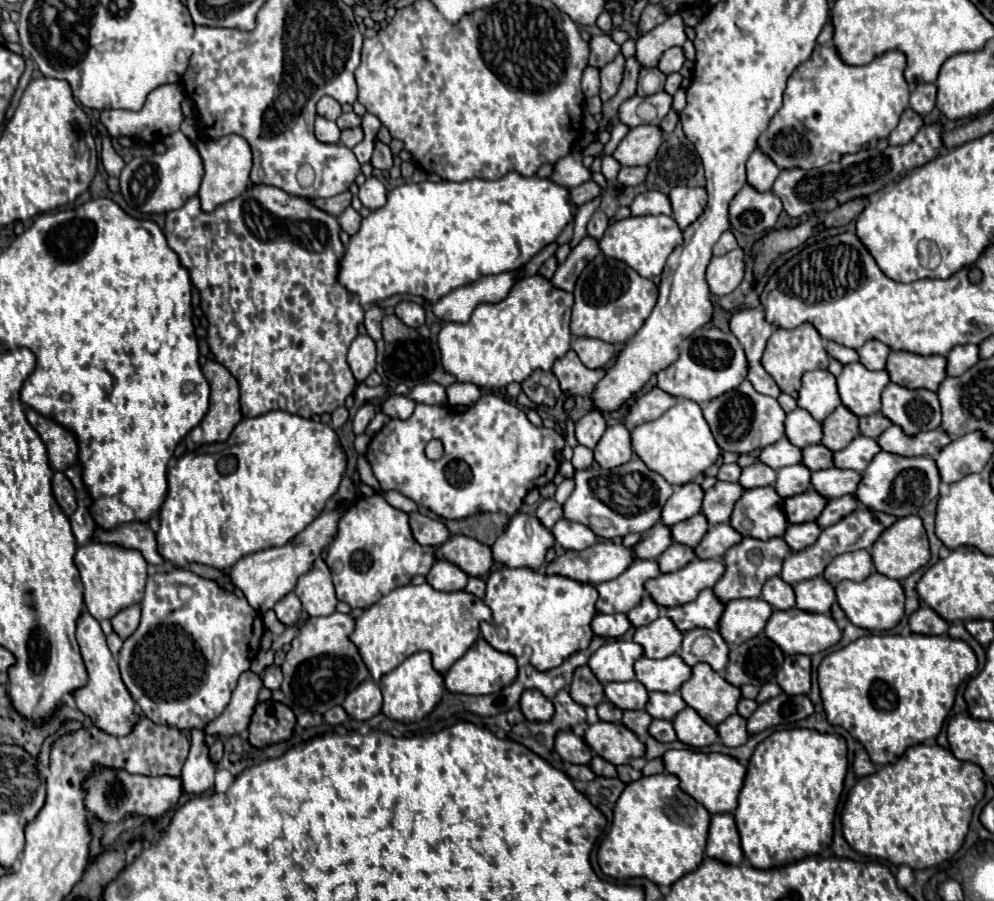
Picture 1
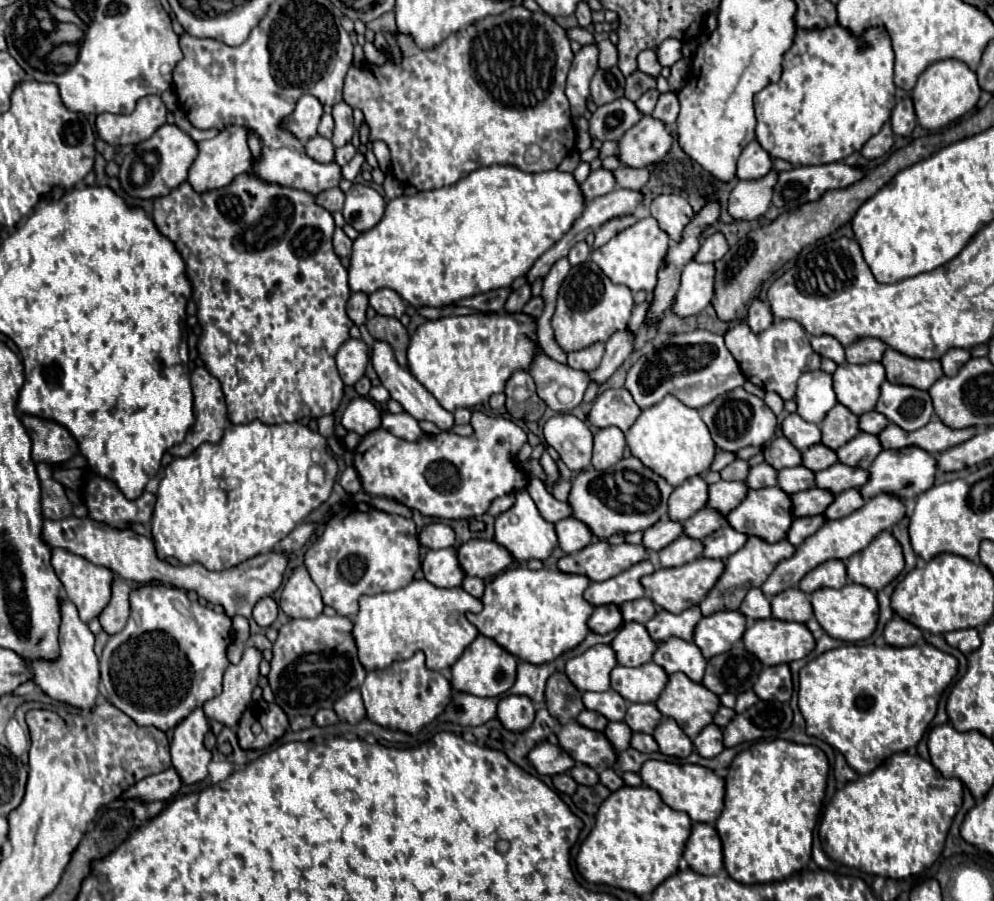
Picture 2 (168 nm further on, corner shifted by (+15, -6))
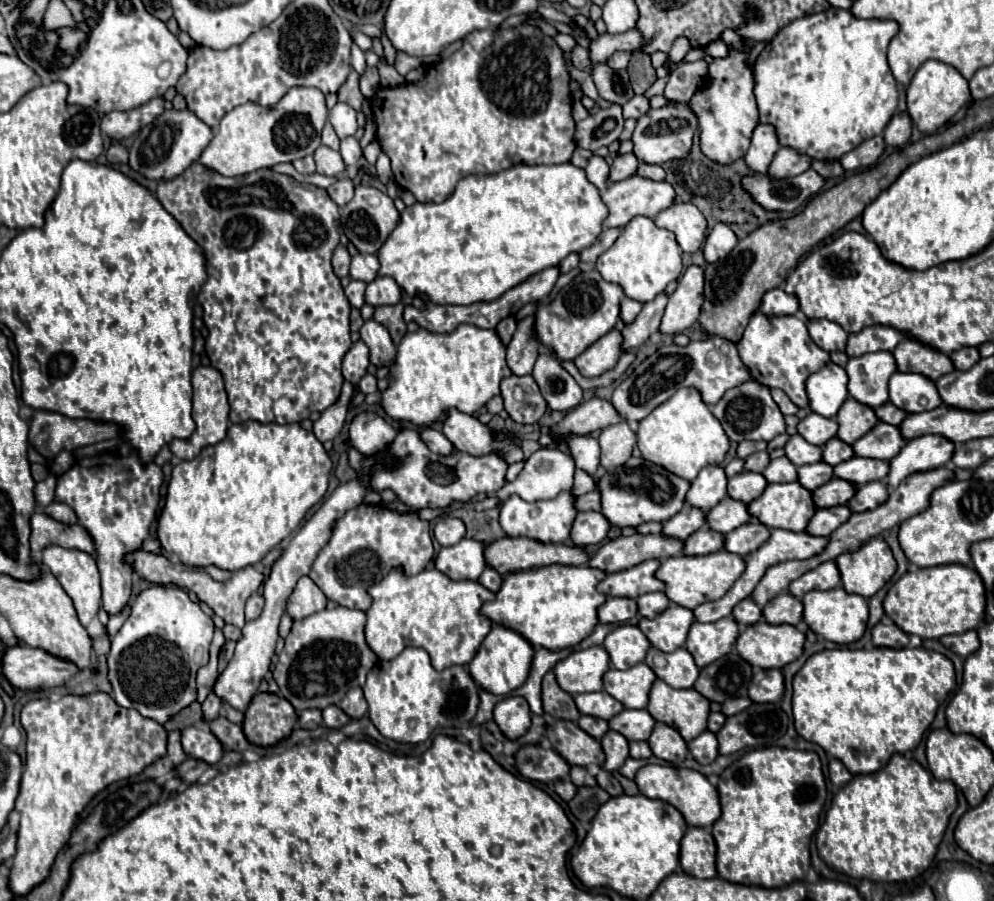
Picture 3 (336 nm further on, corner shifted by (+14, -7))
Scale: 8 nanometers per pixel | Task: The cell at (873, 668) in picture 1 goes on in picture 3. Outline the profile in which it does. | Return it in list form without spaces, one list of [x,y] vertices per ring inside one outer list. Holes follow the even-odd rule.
[[[924,647],[918,649],[832,649],[814,653],[792,681],[792,715],[798,735],[818,743],[826,753],[844,763],[852,775],[868,775],[882,769],[894,753],[916,749],[924,731],[936,717],[942,701],[956,687],[950,659]]]

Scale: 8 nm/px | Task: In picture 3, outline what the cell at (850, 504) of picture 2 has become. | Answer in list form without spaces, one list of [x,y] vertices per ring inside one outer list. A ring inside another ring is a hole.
[[[872,481],[872,483],[866,483],[862,487],[858,487],[854,499],[848,503],[848,507],[854,511],[854,513],[860,513],[860,511],[870,511],[870,509],[876,509],[880,505],[884,505],[888,501],[888,483],[884,481]]]

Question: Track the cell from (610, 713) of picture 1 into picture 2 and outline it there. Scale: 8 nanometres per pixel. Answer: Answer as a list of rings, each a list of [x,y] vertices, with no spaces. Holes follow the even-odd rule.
[[[583,710],[579,716],[577,716],[577,722],[579,724],[583,724],[585,728],[591,728],[591,730],[605,730],[605,726],[607,726],[607,718],[605,716],[601,716],[601,714],[597,714],[597,712],[593,712],[593,710]]]

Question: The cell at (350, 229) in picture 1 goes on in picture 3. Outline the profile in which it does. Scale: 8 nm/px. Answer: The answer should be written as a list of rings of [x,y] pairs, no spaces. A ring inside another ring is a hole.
[[[338,245],[336,251],[334,251],[334,257],[332,257],[332,267],[334,267],[334,273],[342,279],[348,275],[348,269],[350,269],[350,255],[346,251],[346,247]]]

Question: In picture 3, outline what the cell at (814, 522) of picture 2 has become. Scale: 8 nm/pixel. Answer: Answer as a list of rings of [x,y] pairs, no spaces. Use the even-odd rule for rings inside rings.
[[[848,505],[818,509],[816,515],[810,519],[806,531],[810,535],[832,535],[840,525],[844,525],[850,519],[850,515],[852,515],[852,511]]]

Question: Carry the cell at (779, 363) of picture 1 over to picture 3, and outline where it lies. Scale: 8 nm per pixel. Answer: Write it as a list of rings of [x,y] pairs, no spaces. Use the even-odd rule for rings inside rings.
[[[756,311],[744,331],[742,341],[736,345],[740,359],[748,367],[754,381],[766,387],[782,389],[790,401],[802,409],[808,407],[806,395],[806,379],[820,371],[828,363],[828,351],[820,349],[808,335],[806,323],[796,315],[782,315],[782,317],[768,317]]]

